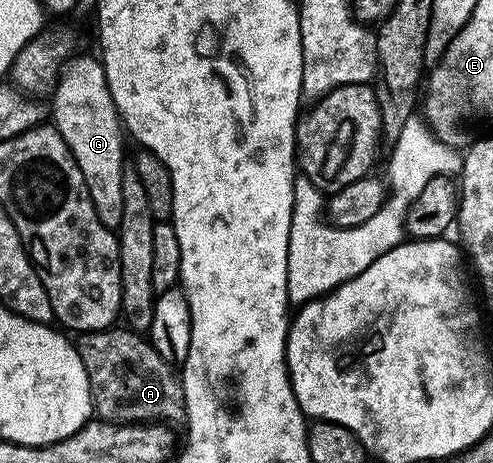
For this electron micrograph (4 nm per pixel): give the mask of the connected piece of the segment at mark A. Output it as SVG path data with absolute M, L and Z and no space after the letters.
M127 328L90 330L81 333L74 345L78 356L82 356L82 368L86 368L90 380L92 408L97 419L121 424L177 424L185 421L181 375L171 362L158 356L147 337Z

